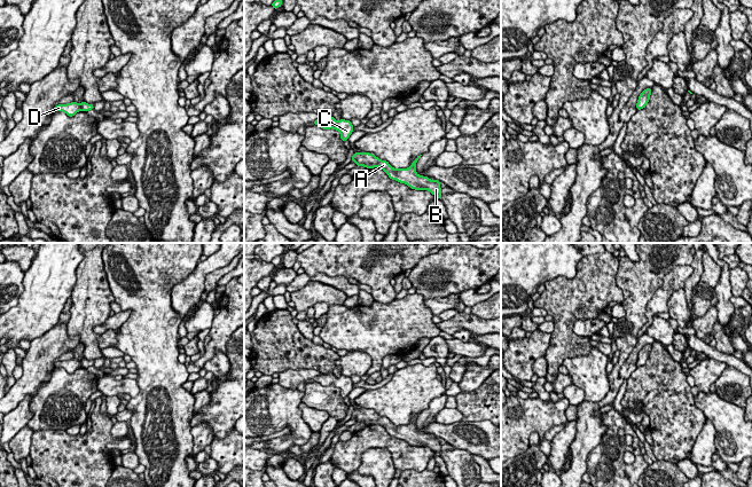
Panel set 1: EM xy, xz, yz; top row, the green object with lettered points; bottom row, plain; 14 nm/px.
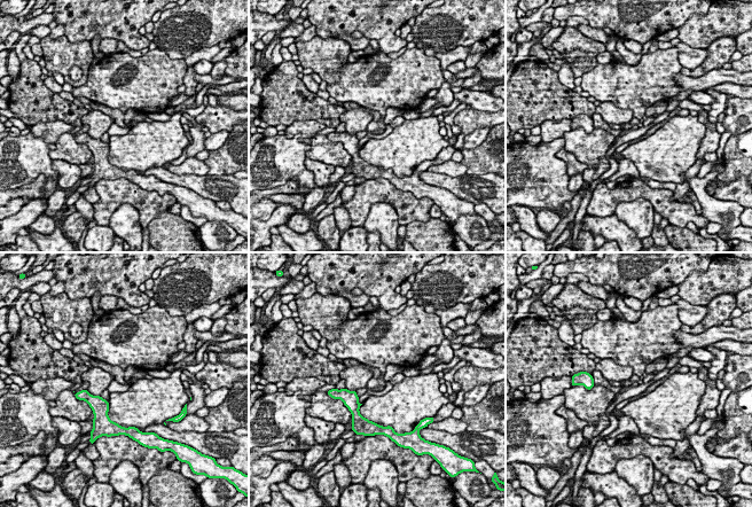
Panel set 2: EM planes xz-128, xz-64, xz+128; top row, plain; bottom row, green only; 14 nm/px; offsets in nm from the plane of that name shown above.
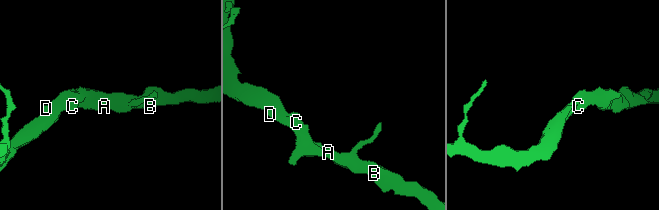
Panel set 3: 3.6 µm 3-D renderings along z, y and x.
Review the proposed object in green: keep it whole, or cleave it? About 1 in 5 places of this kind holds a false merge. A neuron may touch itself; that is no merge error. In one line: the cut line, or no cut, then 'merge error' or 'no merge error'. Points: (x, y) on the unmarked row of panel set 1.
cut none; no merge error

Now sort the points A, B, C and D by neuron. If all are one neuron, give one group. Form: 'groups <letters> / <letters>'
groups A B C D

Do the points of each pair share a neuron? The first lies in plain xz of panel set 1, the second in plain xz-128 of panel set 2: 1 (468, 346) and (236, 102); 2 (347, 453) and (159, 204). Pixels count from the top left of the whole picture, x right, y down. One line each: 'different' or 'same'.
1: same
2: same

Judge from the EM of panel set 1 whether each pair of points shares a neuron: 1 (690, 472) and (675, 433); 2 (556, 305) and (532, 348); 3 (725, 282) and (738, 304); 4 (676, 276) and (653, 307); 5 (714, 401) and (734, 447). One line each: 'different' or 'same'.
1: different
2: different
3: different
4: same
5: same

